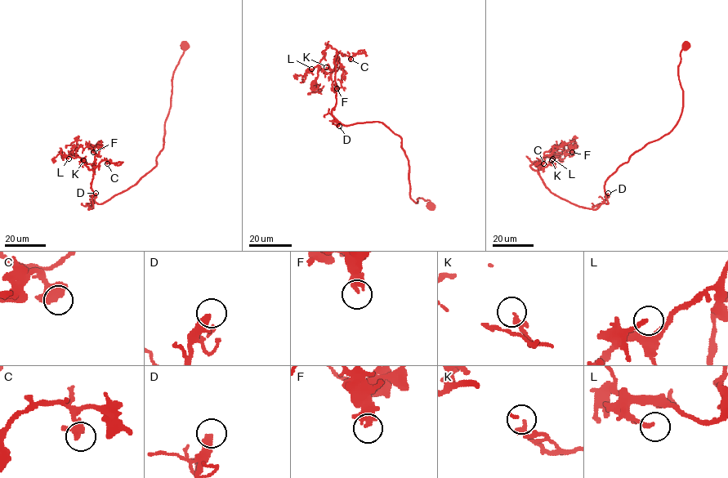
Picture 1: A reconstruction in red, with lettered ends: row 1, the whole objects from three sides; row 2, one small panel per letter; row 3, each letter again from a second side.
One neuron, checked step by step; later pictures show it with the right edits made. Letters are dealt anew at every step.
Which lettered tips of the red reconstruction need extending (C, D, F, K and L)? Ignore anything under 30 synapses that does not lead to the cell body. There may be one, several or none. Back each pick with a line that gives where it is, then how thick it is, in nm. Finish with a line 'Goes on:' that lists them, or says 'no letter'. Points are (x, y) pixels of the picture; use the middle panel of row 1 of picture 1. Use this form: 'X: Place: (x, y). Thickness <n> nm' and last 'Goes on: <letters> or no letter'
D: Place: (339, 126). Thickness 400 nm
Goes on: D

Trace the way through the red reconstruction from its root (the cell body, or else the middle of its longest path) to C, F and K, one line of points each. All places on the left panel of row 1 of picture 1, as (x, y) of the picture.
C: (184, 46), (156, 165), (133, 185), (89, 209), (93, 170), (103, 160), (107, 163)
F: (184, 46), (156, 165), (133, 185), (89, 209), (98, 142), (93, 152)
K: (184, 46), (156, 165), (133, 185), (89, 209), (94, 165), (83, 160)

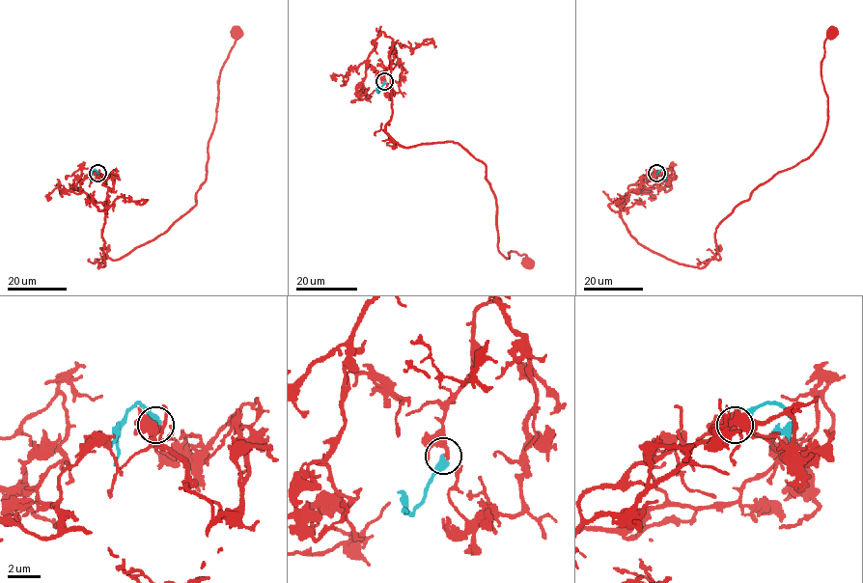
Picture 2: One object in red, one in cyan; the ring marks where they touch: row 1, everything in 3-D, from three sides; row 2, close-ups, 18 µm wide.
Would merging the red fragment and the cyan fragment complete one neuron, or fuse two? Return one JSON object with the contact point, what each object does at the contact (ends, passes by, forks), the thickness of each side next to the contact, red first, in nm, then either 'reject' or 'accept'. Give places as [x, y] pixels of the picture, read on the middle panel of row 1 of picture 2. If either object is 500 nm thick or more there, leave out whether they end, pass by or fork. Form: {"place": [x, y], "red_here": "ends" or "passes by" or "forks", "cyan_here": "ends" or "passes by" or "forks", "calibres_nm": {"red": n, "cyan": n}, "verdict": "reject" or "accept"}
{"place": [384, 81], "red_here": "passes by", "cyan_here": "ends", "calibres_nm": {"red": 180, "cyan": 320}, "verdict": "reject"}

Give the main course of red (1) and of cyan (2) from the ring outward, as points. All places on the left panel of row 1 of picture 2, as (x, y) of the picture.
1: (97, 173), (108, 205), (105, 264), (98, 267), (154, 239), (195, 205), (206, 180), (220, 69), (236, 34)
2: (97, 173), (95, 169), (90, 180)

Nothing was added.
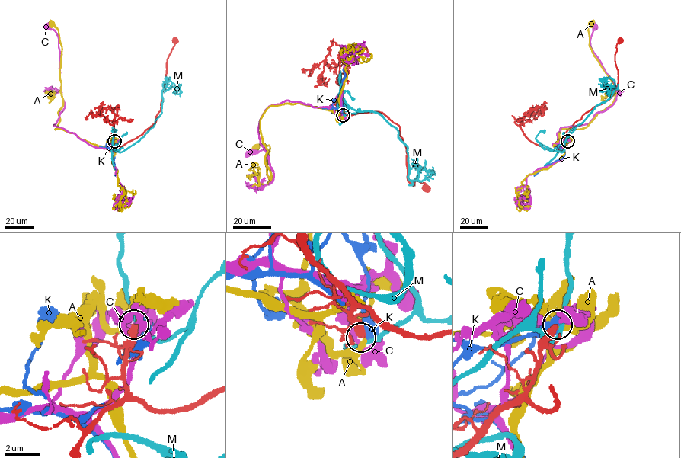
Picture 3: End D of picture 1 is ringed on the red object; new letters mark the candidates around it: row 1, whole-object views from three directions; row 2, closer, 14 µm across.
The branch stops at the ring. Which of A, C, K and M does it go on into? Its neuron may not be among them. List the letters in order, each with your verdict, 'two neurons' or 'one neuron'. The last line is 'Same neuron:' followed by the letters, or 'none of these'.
A: two neurons
C: two neurons
K: two neurons
M: two neurons
Same neuron: none of these

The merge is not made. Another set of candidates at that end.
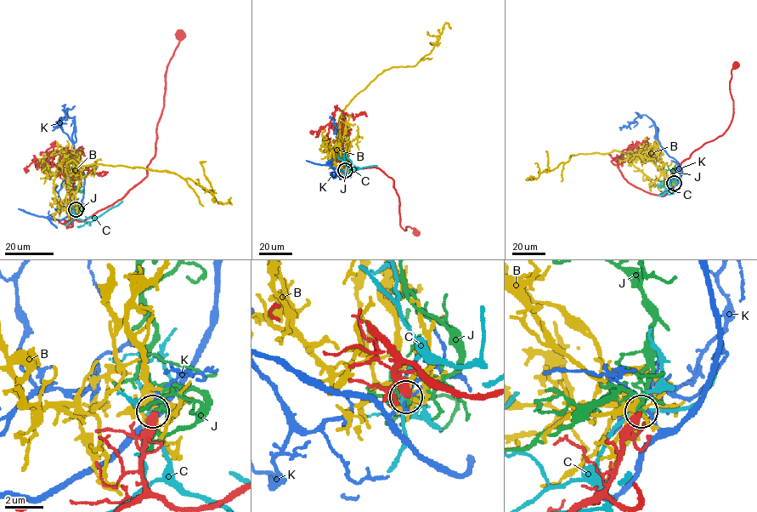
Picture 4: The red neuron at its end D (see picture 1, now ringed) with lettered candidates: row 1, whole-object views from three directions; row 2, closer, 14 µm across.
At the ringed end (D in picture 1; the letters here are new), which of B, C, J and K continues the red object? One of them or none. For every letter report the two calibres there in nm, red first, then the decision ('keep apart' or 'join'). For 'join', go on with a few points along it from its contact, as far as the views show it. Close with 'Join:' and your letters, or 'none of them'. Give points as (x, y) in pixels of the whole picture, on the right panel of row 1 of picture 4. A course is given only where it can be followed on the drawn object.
B: 400/160 nm | keep apart
C: 500/200 nm | keep apart
J: 440/170 nm | join | via (673, 183), (675, 164)
K: 400/140 nm | keep apart
Join: J

